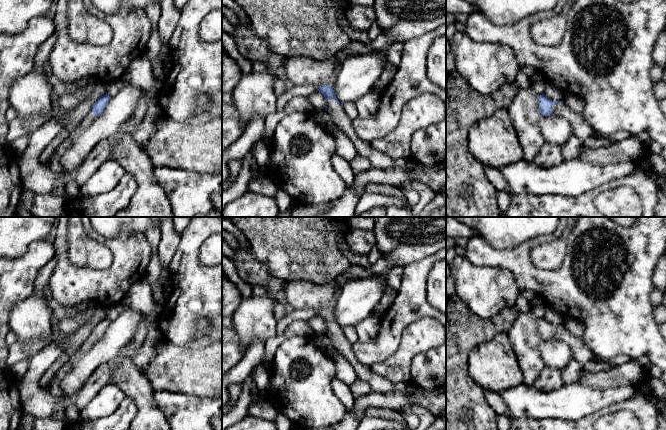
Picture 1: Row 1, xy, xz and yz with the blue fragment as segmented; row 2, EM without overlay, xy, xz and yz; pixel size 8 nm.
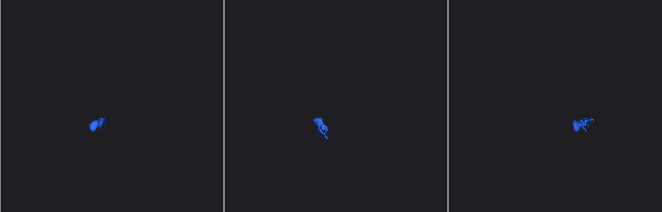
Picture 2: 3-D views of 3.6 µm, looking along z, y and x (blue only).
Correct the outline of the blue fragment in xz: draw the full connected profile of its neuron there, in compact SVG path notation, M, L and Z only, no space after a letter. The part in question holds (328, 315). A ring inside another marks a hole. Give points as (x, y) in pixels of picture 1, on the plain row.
M306 280L284 281L283 291L287 305L291 309L317 310L324 319L327 335L334 348L342 354L353 367L358 379L370 385L371 393L388 393L393 391L393 383L372 372L371 368L362 364L355 357L351 343L346 339L343 328L335 321L333 310L336 305L334 293L337 290L334 281L319 285Z

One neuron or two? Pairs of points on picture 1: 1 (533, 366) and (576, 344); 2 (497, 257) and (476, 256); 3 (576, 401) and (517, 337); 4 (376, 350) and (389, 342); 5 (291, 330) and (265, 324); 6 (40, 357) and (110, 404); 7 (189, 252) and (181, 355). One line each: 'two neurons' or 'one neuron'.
1: one neuron
2: one neuron
3: two neurons
4: one neuron
5: two neurons
6: two neurons
7: two neurons

